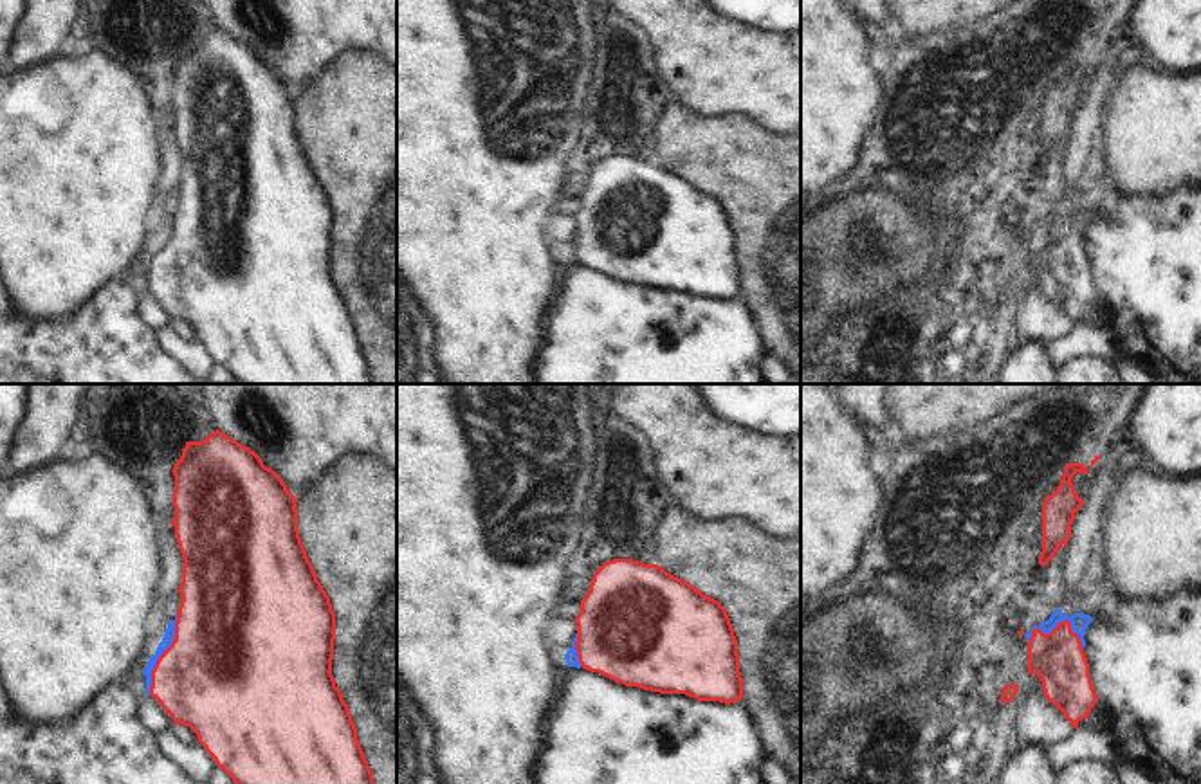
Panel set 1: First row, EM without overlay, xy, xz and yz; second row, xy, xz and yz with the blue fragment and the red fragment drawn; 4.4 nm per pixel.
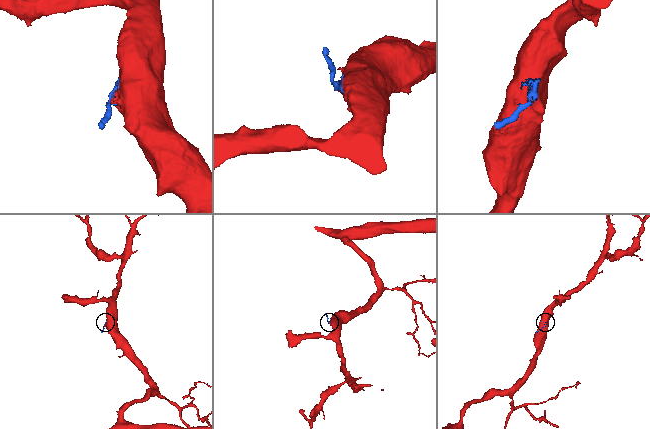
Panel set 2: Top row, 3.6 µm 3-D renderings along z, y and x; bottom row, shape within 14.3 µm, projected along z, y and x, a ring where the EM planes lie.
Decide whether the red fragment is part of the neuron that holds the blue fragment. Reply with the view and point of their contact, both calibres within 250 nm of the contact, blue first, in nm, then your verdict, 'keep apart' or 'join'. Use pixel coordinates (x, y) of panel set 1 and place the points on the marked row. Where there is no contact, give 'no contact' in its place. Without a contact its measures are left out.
xy (161, 653) | 50/460 nm | join

